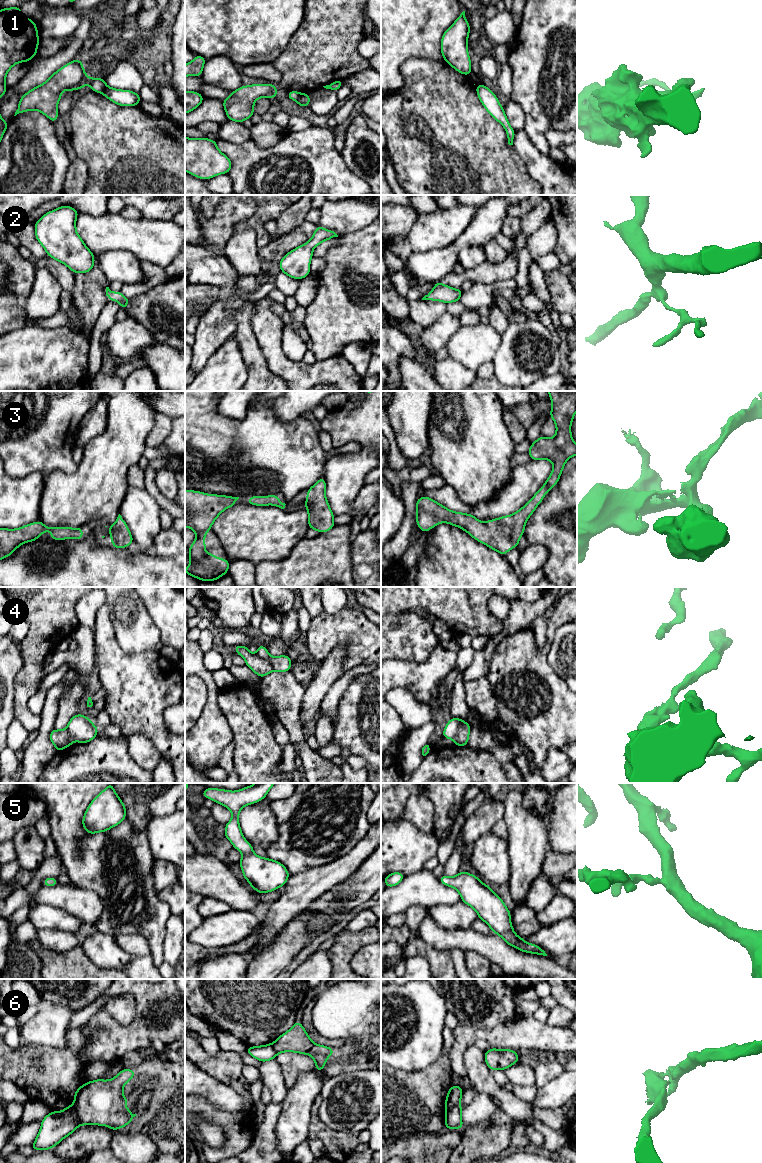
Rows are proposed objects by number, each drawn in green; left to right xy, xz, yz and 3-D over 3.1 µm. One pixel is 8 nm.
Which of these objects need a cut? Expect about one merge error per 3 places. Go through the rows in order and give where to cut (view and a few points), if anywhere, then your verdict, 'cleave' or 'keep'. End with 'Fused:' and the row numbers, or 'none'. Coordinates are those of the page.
1: cut in xy along (106, 85), (101, 92); cleave
2: no cut; keep
3: no cut; keep
4: cut in xz along (256, 654), (259, 657), (265, 658), (274, 670); cleave
5: no cut; keep
6: cut in xy along (72, 1105), (81, 1124); cleave
Fused: 1, 4, 6

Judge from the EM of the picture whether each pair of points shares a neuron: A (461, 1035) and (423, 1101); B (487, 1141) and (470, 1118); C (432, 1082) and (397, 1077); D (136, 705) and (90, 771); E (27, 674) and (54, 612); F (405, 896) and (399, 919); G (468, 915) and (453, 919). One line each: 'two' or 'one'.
A: two
B: two
C: one
D: two
E: one
F: two
G: one

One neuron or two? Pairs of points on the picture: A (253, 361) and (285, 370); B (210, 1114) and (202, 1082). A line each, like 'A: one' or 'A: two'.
A: two
B: two

